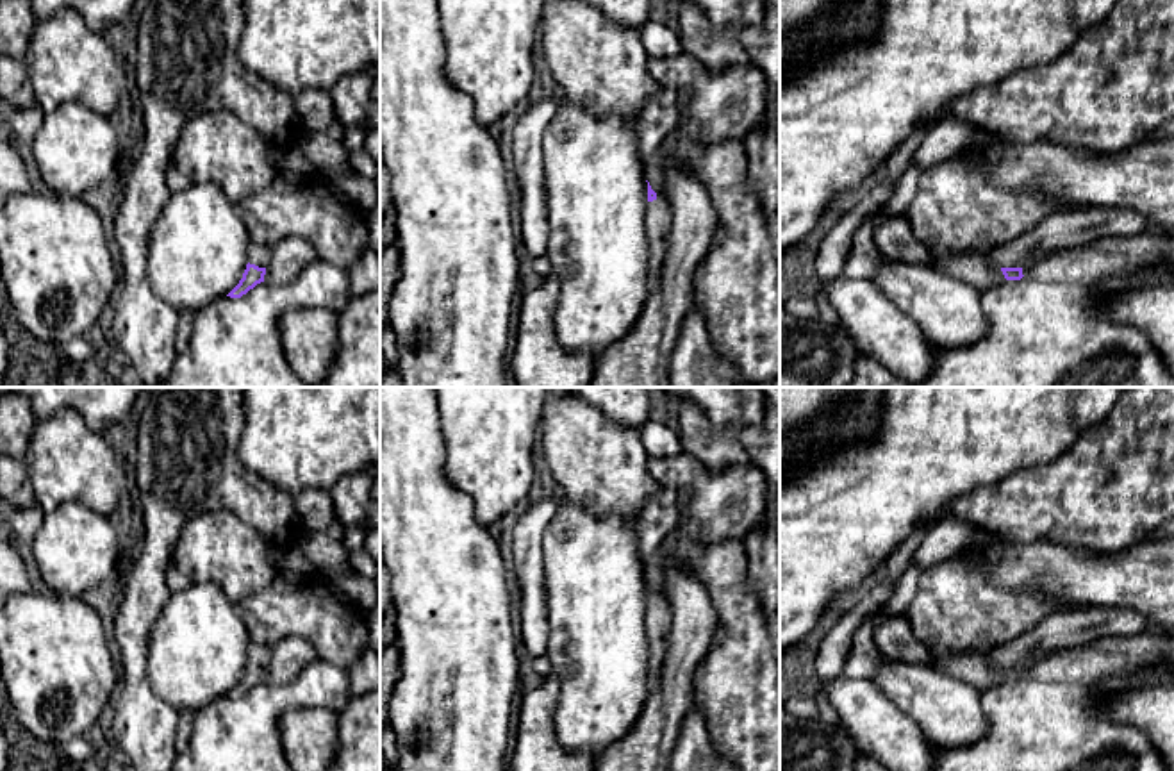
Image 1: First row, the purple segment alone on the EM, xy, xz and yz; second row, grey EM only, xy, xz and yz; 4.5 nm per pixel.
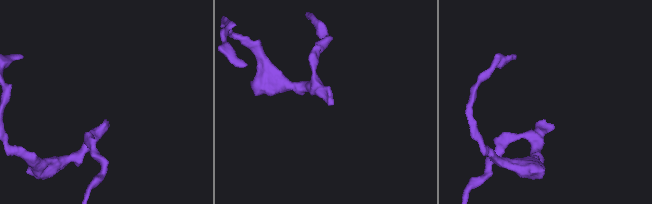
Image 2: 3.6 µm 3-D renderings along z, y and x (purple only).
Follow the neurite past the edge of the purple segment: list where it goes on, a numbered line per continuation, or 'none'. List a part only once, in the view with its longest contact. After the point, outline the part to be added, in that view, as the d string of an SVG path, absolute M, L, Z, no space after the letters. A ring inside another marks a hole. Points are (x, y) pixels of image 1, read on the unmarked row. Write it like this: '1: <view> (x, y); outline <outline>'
1: yz (1074, 629); outline M1076 609L1047 616L1019 639L992 648L988 657L999 667L1026 671L1047 653L1083 648L1108 635L1137 635L1147 630L1149 621L1135 610Z

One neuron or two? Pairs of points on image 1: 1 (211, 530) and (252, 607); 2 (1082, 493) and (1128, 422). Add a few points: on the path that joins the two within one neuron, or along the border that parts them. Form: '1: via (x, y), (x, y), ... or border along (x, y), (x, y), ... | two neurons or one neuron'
1: border along (279, 570), (263, 589), (234, 604) | two neurons
2: via (1099, 475), (1128, 447), (1128, 439) | one neuron

